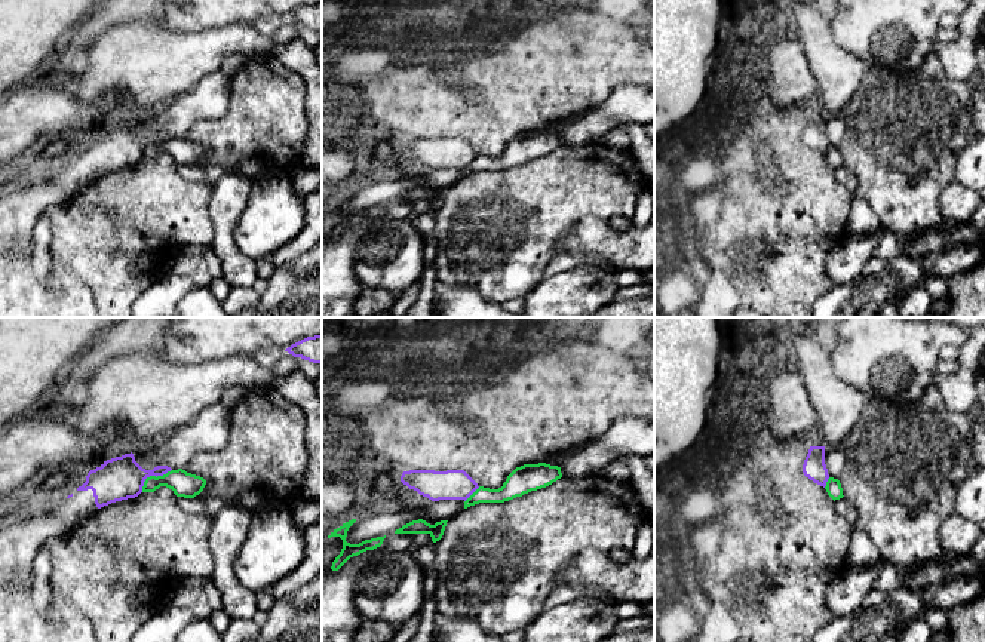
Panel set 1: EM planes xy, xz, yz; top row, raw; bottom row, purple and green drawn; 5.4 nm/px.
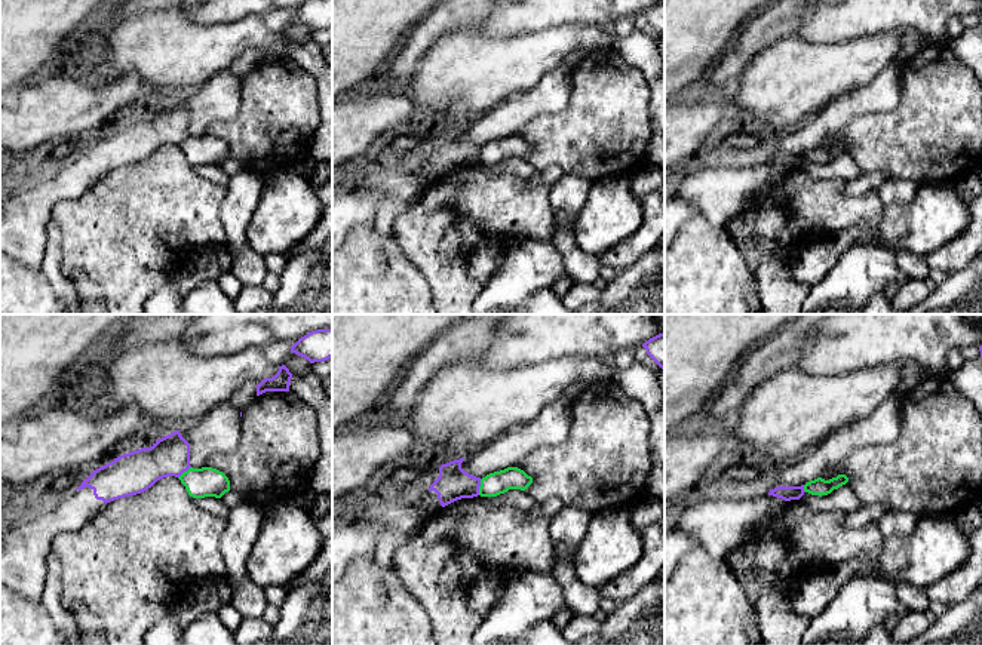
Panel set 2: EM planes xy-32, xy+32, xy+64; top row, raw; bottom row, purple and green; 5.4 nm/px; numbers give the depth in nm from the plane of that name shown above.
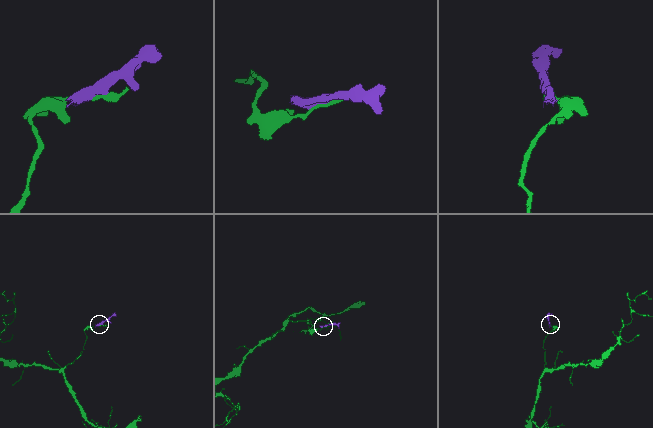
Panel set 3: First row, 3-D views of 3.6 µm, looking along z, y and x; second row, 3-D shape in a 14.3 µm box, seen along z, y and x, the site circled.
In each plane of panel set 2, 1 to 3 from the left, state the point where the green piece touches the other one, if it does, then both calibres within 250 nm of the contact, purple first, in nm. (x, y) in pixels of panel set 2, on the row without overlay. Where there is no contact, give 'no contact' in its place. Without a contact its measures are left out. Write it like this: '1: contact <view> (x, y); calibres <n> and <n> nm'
1: contact xy-32 (184, 138); calibres 220 and 160 nm
2: contact xy+32 (479, 153); calibres 180 and 130 nm
3: contact xy+64 (803, 156); calibres 80 and 100 nm

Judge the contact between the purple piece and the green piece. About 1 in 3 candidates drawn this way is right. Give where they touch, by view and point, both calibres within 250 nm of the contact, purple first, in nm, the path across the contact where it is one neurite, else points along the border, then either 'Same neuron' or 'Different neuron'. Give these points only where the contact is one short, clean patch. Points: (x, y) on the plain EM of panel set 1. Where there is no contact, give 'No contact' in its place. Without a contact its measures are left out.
Touches purple at xy (152, 143). Thickness 240 nm (purple) against 140 nm. Boundary: xy (171, 137), (162, 143), (149, 144), (141, 159). Different neuron

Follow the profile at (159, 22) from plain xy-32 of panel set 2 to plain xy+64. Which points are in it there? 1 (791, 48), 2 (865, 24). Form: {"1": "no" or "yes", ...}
{"1": "yes", "2": "no"}

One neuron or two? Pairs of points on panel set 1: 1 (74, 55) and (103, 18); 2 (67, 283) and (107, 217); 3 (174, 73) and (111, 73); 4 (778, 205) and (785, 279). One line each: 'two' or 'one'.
1: one
2: two
3: one
4: one

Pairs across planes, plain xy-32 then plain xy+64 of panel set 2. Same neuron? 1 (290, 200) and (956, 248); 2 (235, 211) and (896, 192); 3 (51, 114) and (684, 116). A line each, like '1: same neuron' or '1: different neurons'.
1: different neurons
2: same neuron
3: same neuron

